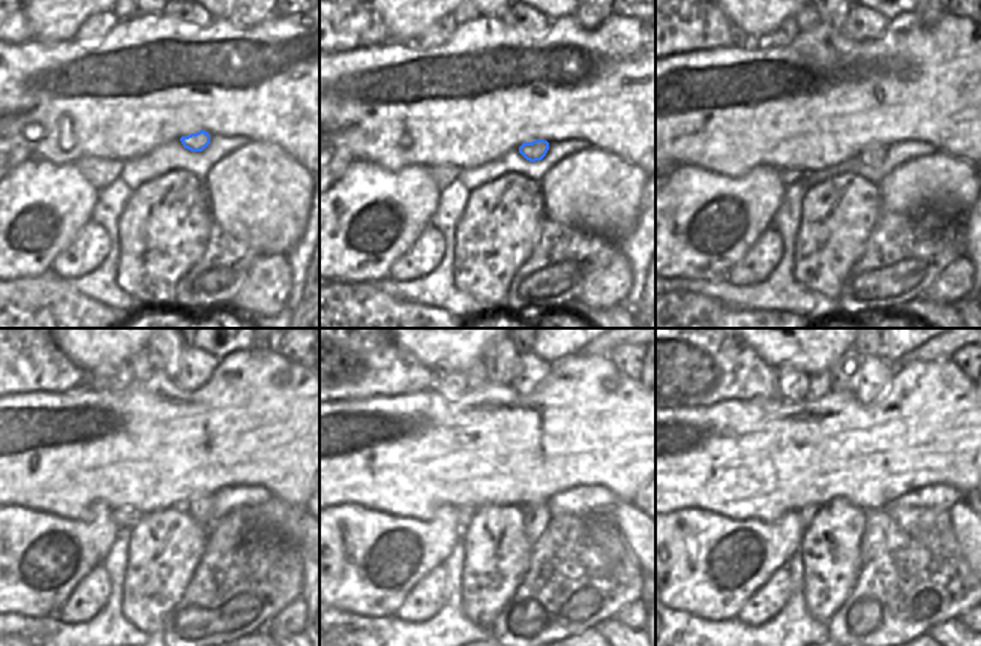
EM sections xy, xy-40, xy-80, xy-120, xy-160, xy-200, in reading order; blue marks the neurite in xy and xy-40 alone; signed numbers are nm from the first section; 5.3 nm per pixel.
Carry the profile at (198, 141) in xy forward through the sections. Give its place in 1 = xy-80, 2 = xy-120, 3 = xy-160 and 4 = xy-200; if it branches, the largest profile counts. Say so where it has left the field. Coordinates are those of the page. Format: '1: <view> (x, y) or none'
1: xy-80 (872, 155)
2: xy-120 (201, 508)
3: xy-160 (537, 517)
4: xy-200 (873, 537)

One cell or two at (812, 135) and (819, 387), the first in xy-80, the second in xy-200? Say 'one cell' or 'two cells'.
two cells

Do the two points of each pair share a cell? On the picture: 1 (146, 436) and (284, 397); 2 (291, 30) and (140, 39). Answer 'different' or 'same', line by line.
1: same
2: same

